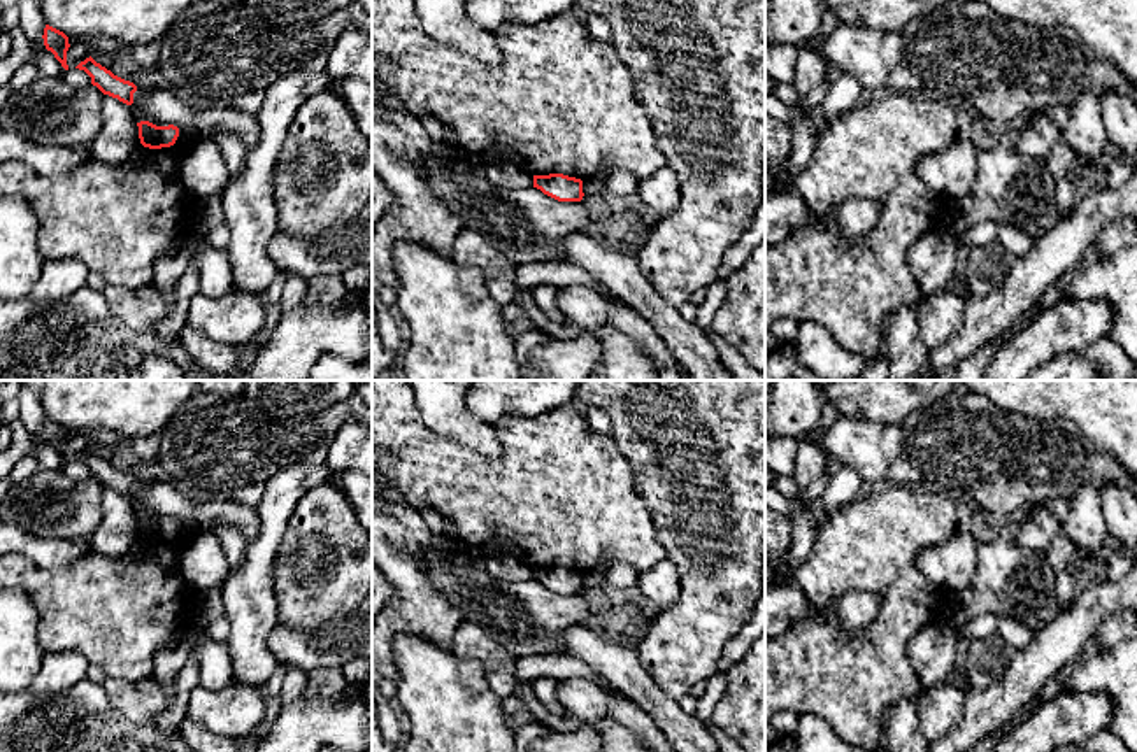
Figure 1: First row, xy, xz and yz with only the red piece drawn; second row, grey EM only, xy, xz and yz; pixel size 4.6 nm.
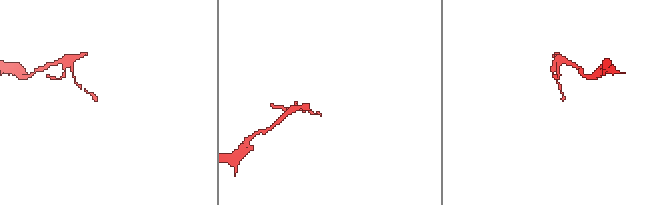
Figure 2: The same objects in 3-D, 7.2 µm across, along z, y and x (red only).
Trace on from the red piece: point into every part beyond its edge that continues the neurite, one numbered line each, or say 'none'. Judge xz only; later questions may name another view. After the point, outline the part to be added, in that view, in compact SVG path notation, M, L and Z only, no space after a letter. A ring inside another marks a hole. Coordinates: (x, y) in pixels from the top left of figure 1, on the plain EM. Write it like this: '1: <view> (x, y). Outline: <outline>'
none

